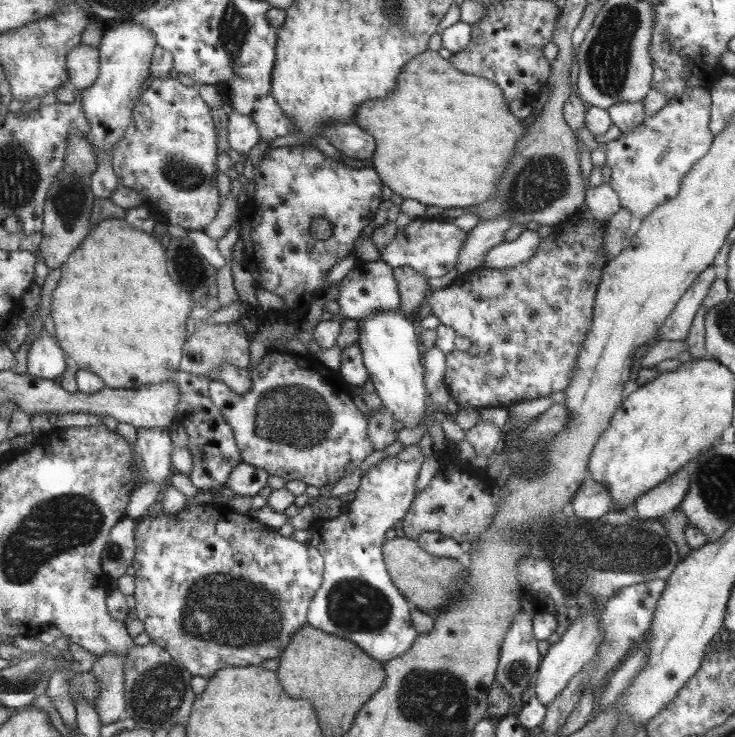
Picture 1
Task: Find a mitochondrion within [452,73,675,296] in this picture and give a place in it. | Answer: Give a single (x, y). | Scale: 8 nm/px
(540, 182)

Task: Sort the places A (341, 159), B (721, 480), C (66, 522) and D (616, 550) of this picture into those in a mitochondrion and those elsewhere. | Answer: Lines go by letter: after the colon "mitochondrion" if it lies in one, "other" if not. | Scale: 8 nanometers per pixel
A: other
B: mitochondrion
C: mitochondrion
D: mitochondrion

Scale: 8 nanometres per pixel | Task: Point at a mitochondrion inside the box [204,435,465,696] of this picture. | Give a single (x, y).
(352, 604)

